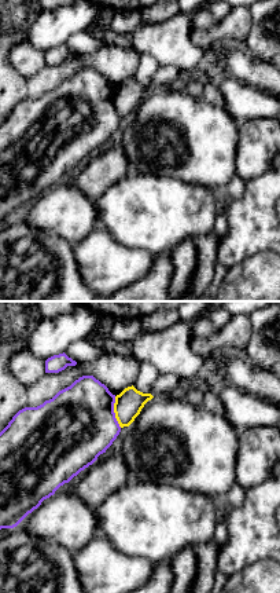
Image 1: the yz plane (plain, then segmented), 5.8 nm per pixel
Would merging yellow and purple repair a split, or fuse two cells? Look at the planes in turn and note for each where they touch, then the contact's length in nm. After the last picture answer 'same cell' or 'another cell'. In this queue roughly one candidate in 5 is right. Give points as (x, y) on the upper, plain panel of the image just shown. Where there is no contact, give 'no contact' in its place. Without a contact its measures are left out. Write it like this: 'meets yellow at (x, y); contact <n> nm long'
meets yellow at (114, 103); contact 190 nm long

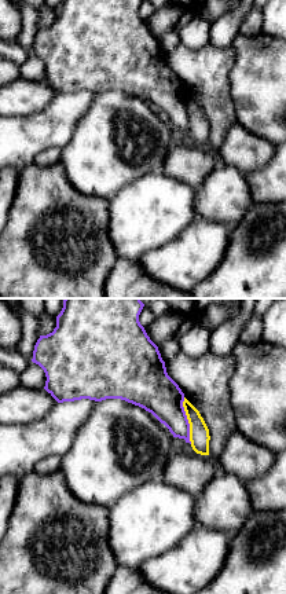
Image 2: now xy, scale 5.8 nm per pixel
meets yellow at (189, 113); contact 280 nm long

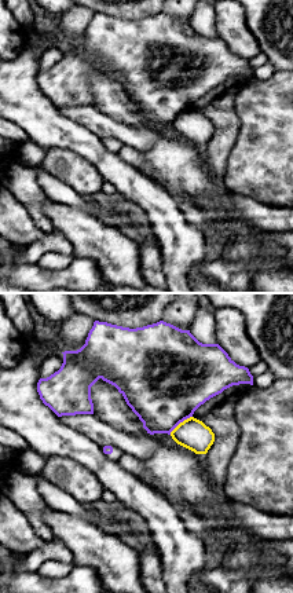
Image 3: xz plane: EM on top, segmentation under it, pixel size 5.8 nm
meets yellow at (180, 114); contact 170 nm long

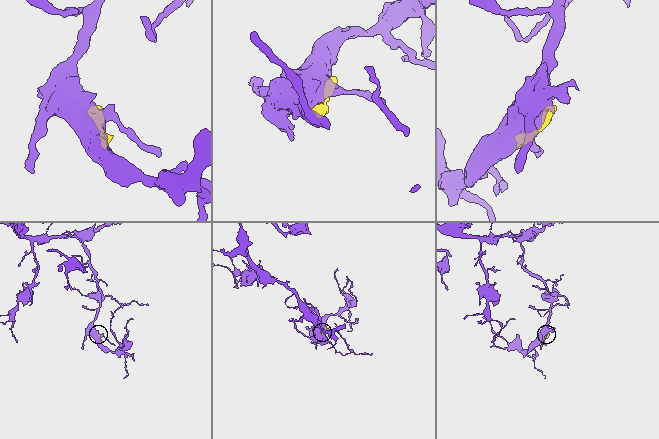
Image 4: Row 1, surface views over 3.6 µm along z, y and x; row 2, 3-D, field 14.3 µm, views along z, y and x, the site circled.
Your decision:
another cell

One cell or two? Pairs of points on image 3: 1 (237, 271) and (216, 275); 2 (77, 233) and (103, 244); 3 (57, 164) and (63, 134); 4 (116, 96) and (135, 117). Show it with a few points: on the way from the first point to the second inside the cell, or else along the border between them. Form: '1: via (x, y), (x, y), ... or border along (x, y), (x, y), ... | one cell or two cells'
1: via (231, 274), (222, 274) | one cell
2: via (84, 233), (96, 240) | one cell
3: border along (47, 149), (66, 147), (90, 161) | two cells
4: via (120, 102), (129, 112) | one cell

